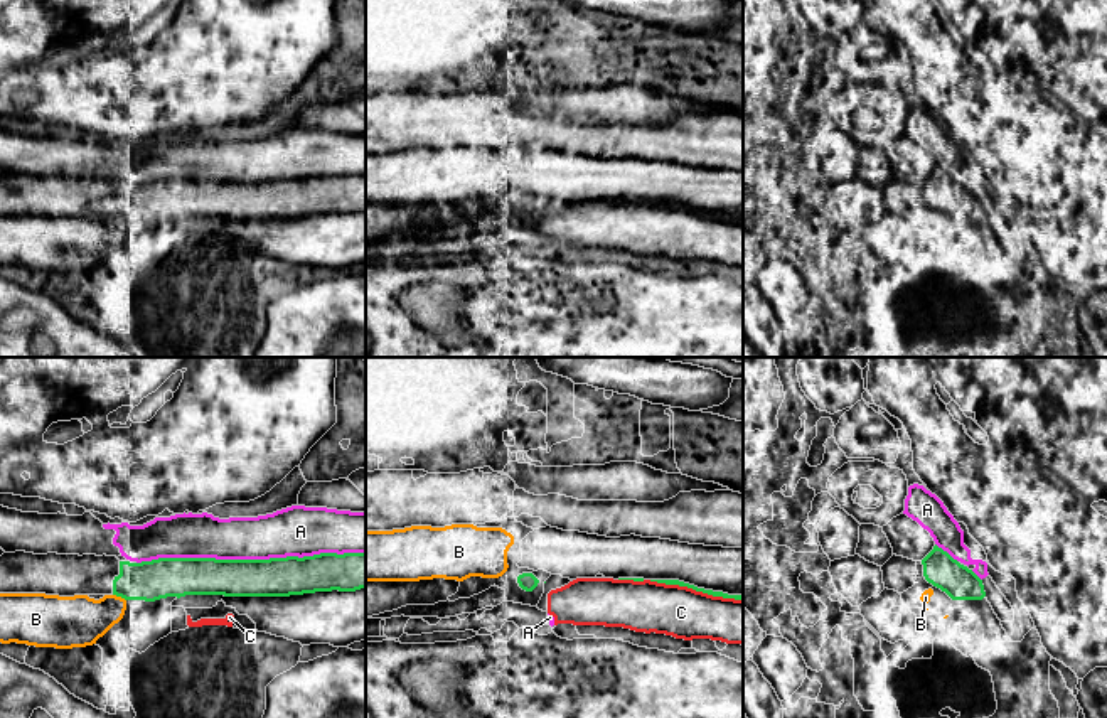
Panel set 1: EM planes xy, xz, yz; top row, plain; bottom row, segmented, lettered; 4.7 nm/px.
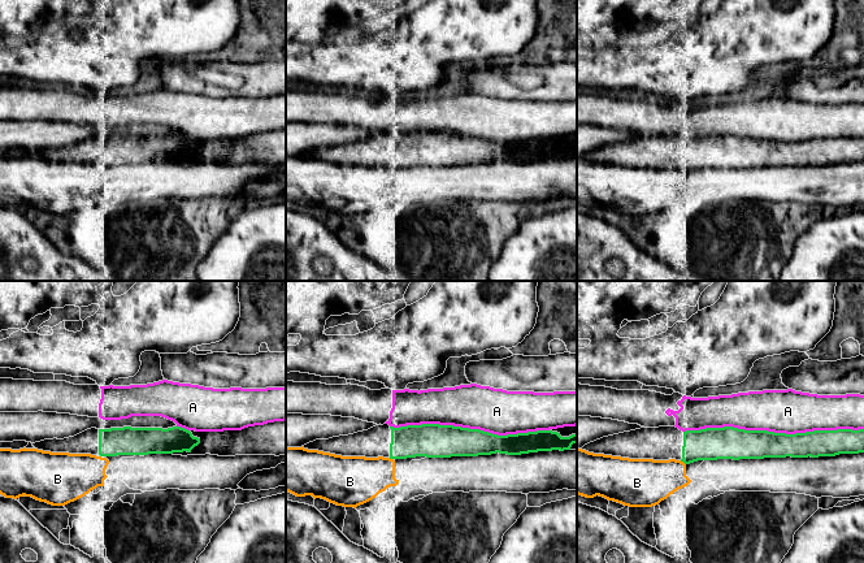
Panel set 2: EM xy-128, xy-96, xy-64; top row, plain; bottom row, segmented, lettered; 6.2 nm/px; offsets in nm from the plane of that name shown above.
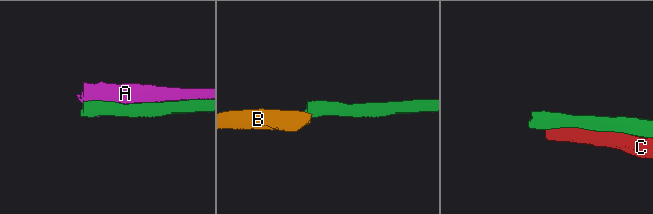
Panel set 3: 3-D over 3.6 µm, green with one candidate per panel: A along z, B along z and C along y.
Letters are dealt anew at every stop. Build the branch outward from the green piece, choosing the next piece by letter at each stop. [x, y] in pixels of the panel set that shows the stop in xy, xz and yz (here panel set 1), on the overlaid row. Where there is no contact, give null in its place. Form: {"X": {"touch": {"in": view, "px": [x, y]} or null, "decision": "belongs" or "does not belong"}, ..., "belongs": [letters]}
{"A": {"touch": {"in": "xy", "px": [250, 560]}, "decision": "does not belong"}, "B": {"touch": {"in": "xy", "px": [120, 595]}, "decision": "does not belong"}, "C": {"touch": {"in": "xz", "px": [696, 590]}, "decision": "does not belong"}, "belongs": []}

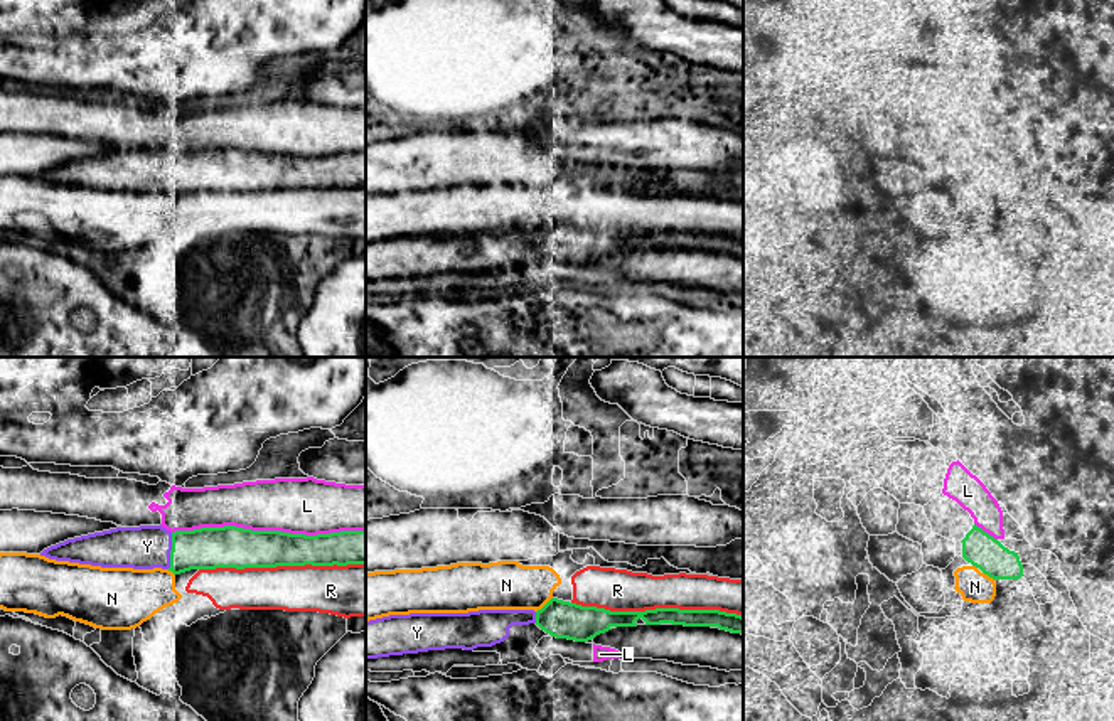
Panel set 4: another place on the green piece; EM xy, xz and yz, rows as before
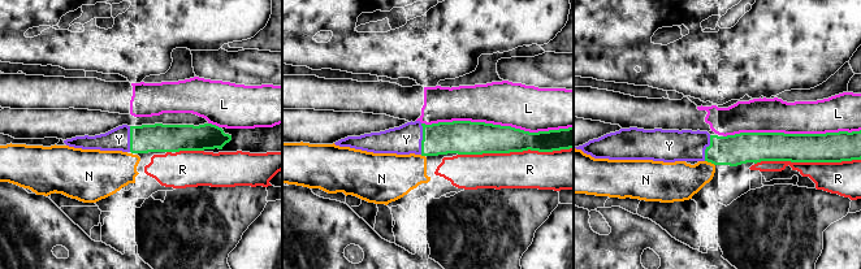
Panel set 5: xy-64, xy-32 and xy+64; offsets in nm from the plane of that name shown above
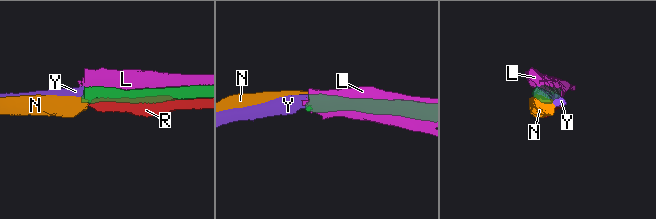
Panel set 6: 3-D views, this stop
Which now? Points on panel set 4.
{"L": {"touch": {"in": "xy", "px": [268, 531]}, "decision": "does not belong"}, "N": {"touch": {"in": "xz", "px": [545, 605]}, "decision": "does not belong"}, "R": {"touch": {"in": "xz", "px": [658, 608]}, "decision": "does not belong"}, "Y": {"touch": {"in": "xy", "px": [171, 551]}, "decision": "belongs"}, "belongs": ["Y"]}

